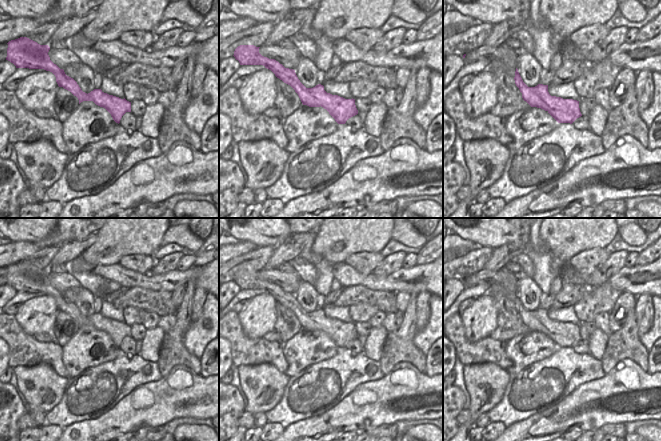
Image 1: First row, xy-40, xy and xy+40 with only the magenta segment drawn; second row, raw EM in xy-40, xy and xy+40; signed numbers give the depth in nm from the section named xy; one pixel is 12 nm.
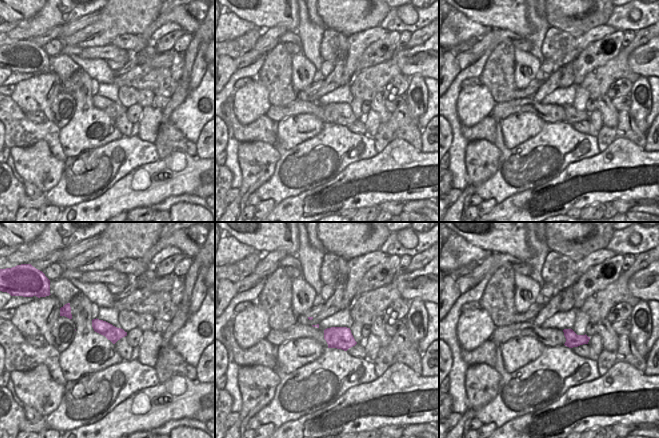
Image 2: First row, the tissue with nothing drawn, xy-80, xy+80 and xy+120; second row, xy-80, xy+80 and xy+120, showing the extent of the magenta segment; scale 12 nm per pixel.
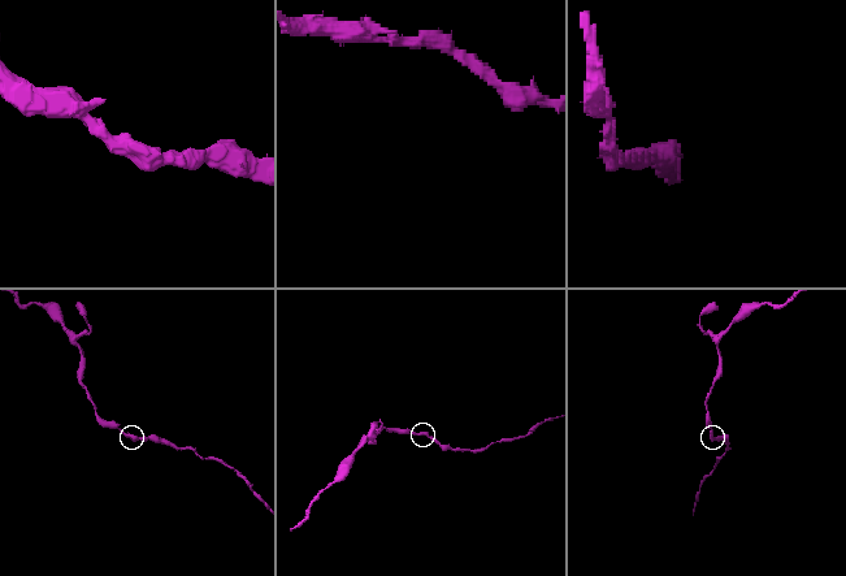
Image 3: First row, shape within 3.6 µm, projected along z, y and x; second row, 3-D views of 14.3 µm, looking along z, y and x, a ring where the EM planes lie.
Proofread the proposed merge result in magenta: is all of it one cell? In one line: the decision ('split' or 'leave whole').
leave whole

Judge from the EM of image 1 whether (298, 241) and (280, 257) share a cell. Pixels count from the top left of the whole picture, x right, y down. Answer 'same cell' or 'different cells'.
same cell

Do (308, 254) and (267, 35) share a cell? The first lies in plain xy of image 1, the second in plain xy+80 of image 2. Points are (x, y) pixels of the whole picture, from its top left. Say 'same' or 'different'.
same

